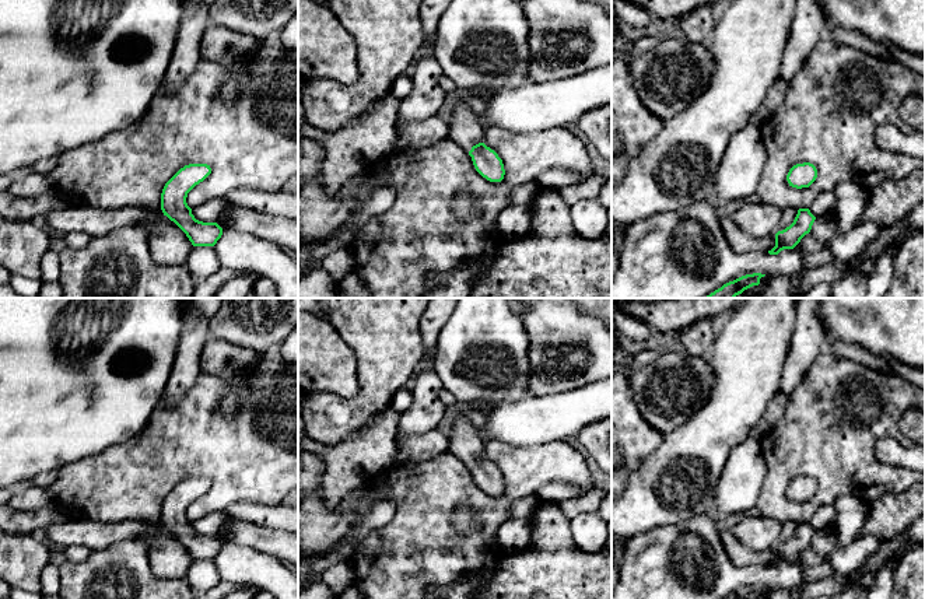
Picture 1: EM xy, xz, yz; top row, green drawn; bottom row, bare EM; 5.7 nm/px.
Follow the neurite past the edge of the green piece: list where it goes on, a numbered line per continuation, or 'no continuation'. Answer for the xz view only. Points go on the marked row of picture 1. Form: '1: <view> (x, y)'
1: xz (463, 128)

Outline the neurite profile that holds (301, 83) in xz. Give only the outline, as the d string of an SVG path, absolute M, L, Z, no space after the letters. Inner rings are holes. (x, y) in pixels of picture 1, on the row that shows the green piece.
M298 74L298 141L304 139L301 127L305 122L305 84L306 81Z

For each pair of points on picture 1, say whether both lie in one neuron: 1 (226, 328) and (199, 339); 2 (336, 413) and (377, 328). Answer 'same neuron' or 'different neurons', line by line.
1: different neurons
2: same neuron

